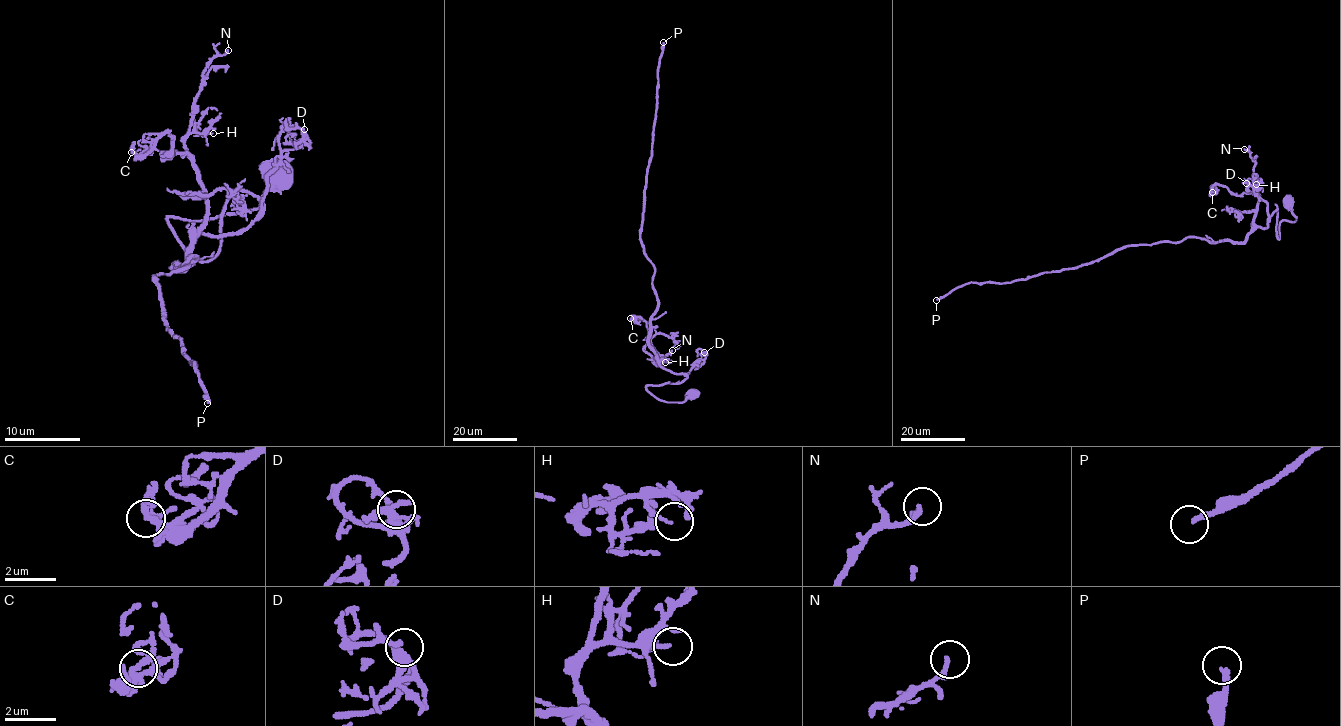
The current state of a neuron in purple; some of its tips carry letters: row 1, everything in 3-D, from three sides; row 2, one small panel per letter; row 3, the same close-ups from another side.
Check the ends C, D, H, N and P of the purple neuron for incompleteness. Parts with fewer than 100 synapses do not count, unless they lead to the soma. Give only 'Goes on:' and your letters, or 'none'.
Goes on: P

